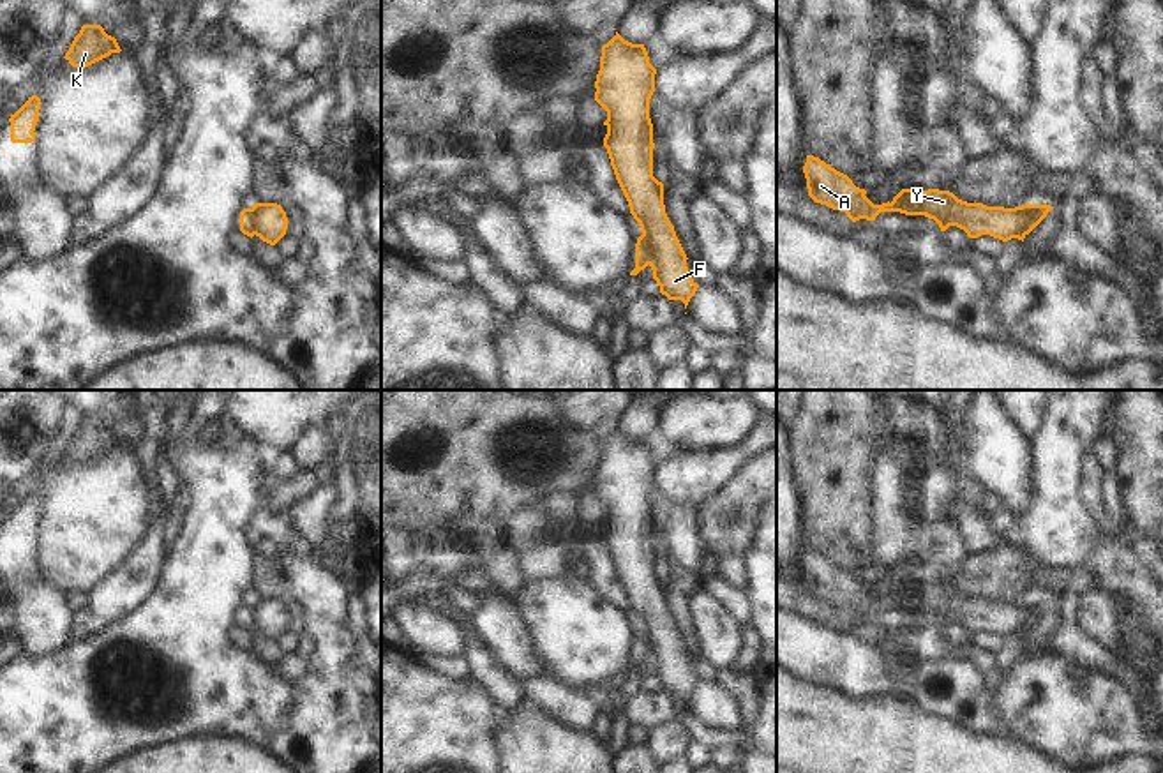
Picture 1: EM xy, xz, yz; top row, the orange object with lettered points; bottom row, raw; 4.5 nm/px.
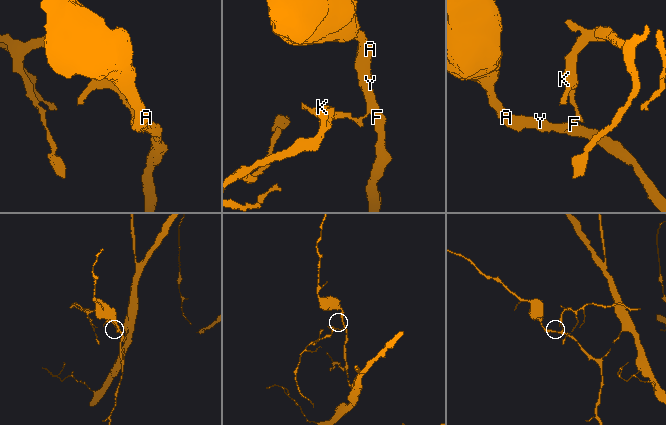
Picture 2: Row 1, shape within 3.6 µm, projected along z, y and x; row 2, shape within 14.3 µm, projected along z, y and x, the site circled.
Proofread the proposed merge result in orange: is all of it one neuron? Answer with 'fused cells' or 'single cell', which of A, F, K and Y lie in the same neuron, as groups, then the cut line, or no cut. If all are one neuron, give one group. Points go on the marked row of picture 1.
fused cells; A F Y / K; cut in xz along (641, 235), (648, 244), (650, 263)

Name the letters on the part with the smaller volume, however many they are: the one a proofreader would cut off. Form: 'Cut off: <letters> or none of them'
Cut off: K.

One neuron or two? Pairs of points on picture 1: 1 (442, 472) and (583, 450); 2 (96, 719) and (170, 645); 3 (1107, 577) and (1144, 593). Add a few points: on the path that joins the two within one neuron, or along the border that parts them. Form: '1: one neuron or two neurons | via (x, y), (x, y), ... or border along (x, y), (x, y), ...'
1: one neuron | via (477, 472), (509, 472), (532, 479), (547, 475)
2: one neuron | via (89, 683), (87, 662), (101, 646), (135, 641)
3: one neuron | via (1116, 577), (1128, 577), (1135, 585)

